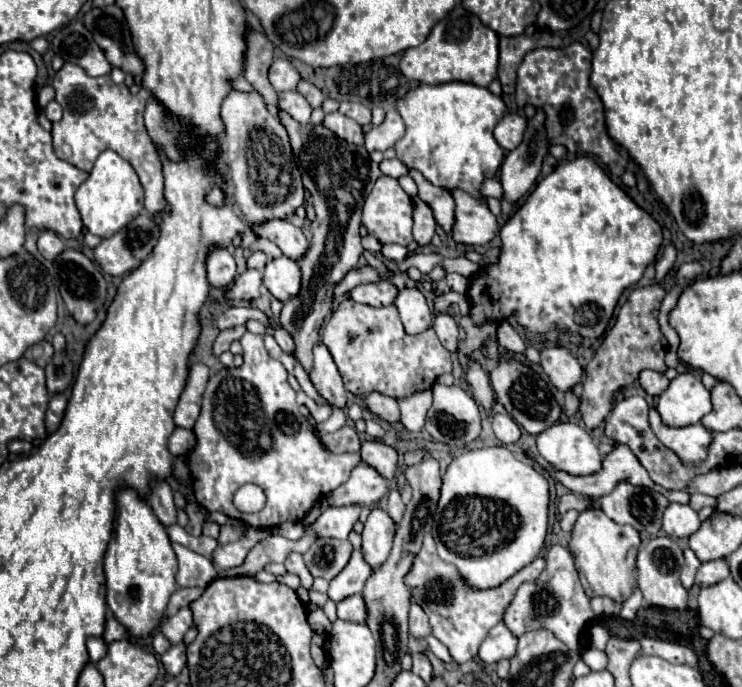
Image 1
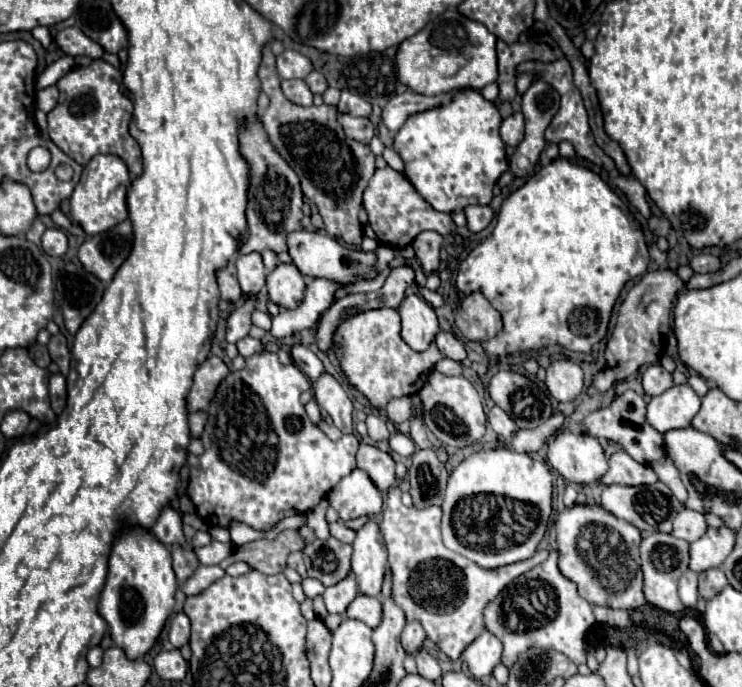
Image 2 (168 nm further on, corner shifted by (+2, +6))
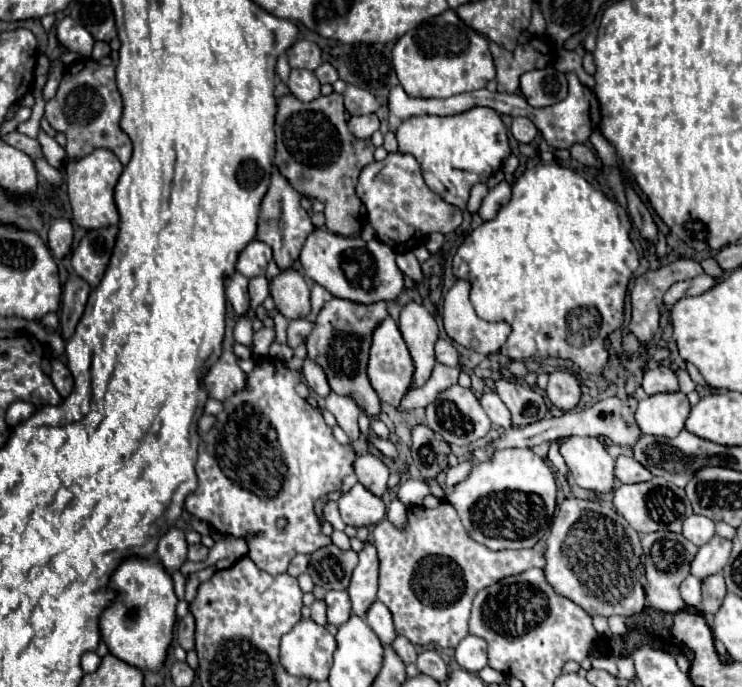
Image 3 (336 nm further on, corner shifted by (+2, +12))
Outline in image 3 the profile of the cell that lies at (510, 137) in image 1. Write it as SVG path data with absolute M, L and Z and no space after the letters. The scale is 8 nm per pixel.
M513 118L513 124L511 124L511 134L519 140L519 142L531 142L535 136L537 136L537 128L535 124L529 120L529 118Z

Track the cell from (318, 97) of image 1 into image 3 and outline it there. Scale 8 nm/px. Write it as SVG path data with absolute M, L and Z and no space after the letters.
M325 62L325 64L321 64L317 70L315 70L315 74L317 74L317 78L319 78L319 82L321 84L333 84L339 76L337 76L337 70L329 64L329 62Z

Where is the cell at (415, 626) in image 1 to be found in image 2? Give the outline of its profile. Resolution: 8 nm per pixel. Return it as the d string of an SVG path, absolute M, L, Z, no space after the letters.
M407 622L405 624L403 634L401 634L401 644L409 654L417 652L423 646L425 640L427 640L425 638L425 630L423 630L423 626L419 622Z

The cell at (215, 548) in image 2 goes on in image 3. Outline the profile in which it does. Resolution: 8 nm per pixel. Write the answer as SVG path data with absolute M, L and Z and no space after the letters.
M193 544L193 546L189 546L187 558L189 558L191 562L203 562L203 560L207 558L207 554L209 554L209 550L207 550L205 546L201 546L201 544Z

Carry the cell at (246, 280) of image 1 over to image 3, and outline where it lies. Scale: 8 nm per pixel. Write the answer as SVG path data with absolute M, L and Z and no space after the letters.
M253 240L241 252L239 262L237 262L237 272L243 274L245 278L265 276L265 270L267 270L267 264L269 264L271 258L273 258L271 256L271 248L265 242Z

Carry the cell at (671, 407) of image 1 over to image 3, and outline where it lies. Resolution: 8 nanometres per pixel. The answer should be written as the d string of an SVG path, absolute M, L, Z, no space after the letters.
M683 392L655 394L639 402L635 420L643 434L675 438L691 412L689 400Z

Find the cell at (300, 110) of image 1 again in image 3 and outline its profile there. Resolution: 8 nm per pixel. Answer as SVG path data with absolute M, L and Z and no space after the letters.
M291 70L287 84L291 94L301 102L311 102L321 96L321 84L311 70Z

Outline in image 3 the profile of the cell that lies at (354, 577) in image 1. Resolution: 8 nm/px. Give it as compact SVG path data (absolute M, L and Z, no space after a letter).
M329 590L325 596L327 602L327 624L341 626L351 616L349 594L345 590Z

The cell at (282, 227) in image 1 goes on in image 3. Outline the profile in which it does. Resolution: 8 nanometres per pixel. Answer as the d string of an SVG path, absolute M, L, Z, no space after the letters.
M315 230L307 238L299 260L311 280L327 288L335 298L353 300L357 304L395 302L405 288L403 272L395 264L395 252L377 238L365 242L355 236L345 238L327 230Z

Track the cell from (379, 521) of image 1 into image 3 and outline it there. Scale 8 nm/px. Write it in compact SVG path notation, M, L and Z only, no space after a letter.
M365 544L365 550L359 552L359 564L347 588L351 598L351 614L363 618L369 606L377 600L377 572L379 572L377 550L373 544Z

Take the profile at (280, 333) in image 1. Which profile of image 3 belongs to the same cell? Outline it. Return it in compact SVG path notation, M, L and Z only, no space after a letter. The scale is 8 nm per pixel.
M305 358L305 366L303 366L303 378L307 382L307 386L319 396L325 400L325 396L329 396L331 388L327 384L327 378L325 378L325 372L321 370L319 364L315 364L313 360Z

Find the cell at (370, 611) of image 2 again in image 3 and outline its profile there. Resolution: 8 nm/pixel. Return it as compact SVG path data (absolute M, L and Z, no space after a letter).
M379 600L367 610L367 616L365 616L365 622L373 628L373 632L379 636L379 640L383 644L391 644L397 636L395 628L393 628L393 618L391 618L391 612L389 608L385 608L385 604L381 604Z

